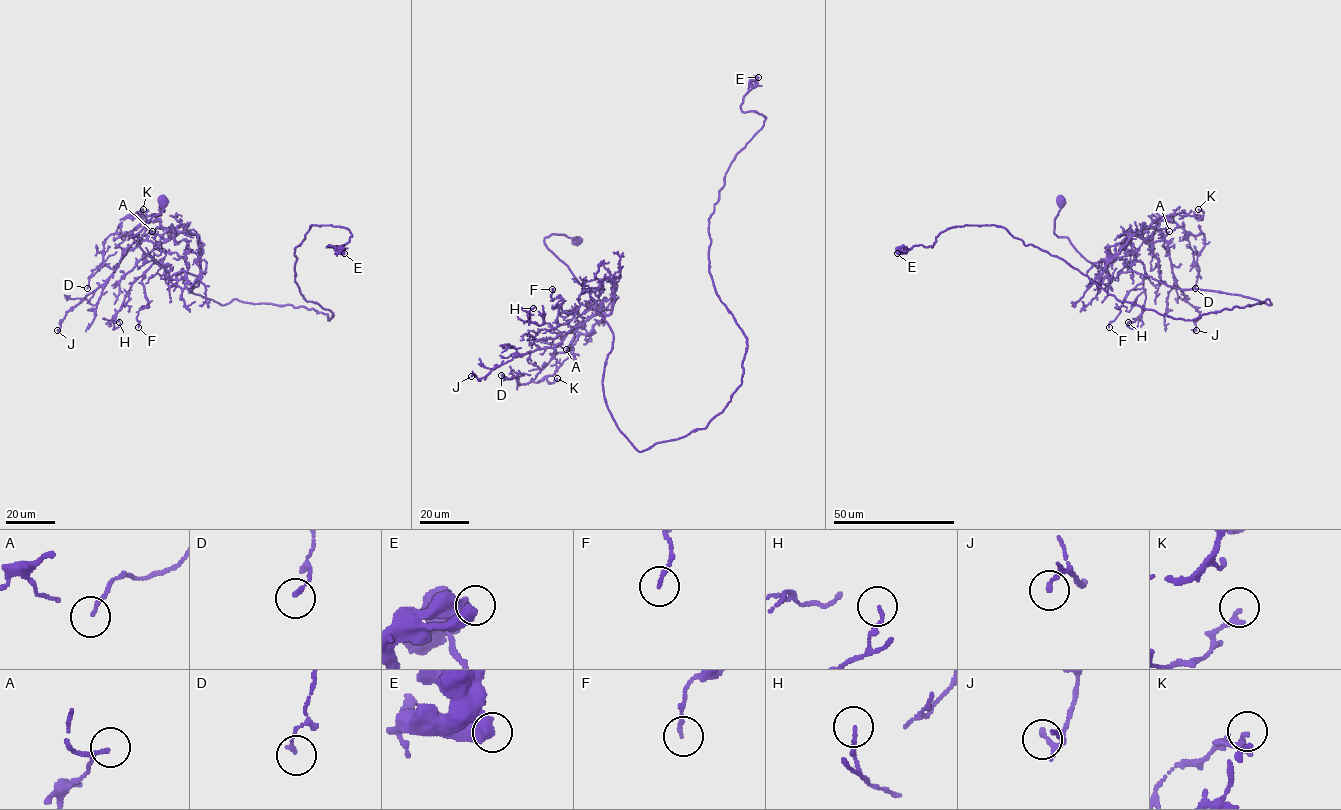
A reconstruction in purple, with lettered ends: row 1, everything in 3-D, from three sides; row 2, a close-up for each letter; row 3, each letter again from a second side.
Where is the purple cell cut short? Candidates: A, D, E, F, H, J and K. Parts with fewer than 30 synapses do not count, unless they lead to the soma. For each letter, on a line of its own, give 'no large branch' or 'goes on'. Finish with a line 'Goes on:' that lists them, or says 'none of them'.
A: no large branch
D: no large branch
E: no large branch
F: no large branch
H: no large branch
J: no large branch
K: no large branch
Goes on: none of them

